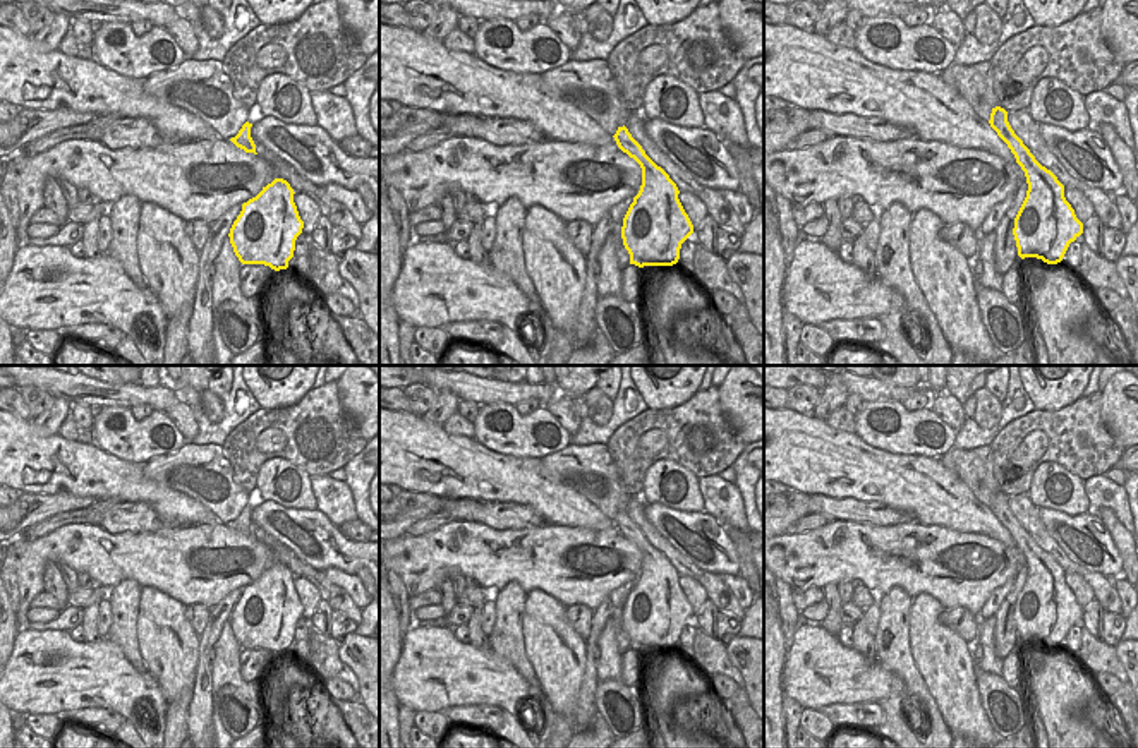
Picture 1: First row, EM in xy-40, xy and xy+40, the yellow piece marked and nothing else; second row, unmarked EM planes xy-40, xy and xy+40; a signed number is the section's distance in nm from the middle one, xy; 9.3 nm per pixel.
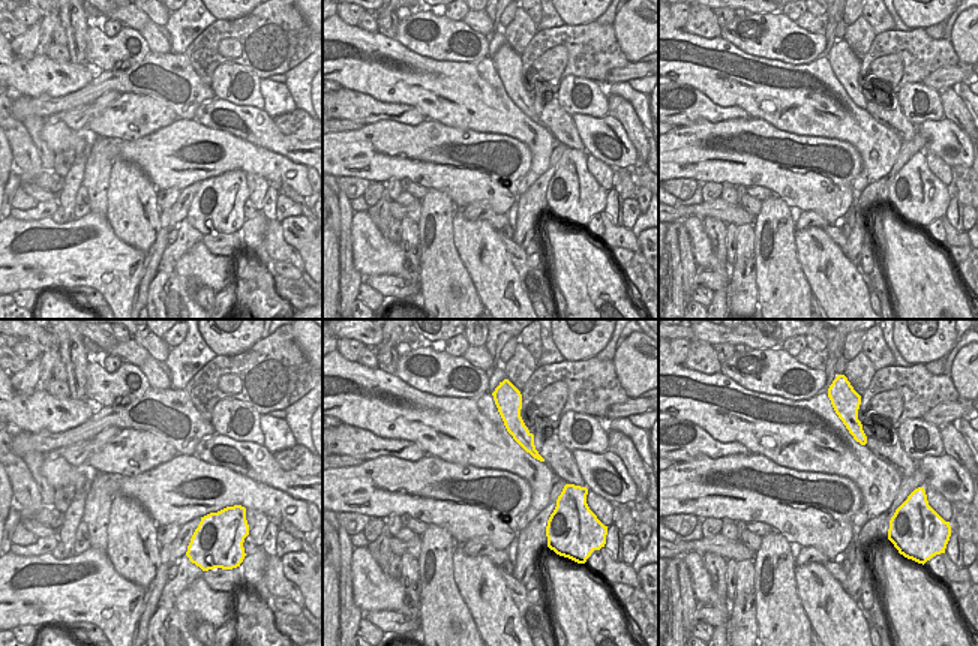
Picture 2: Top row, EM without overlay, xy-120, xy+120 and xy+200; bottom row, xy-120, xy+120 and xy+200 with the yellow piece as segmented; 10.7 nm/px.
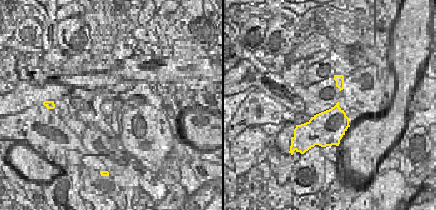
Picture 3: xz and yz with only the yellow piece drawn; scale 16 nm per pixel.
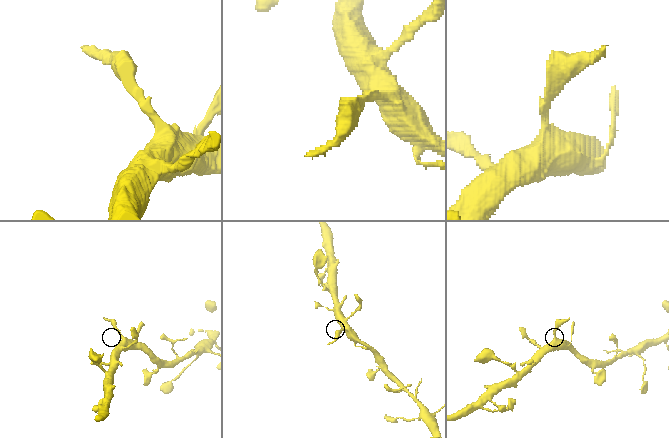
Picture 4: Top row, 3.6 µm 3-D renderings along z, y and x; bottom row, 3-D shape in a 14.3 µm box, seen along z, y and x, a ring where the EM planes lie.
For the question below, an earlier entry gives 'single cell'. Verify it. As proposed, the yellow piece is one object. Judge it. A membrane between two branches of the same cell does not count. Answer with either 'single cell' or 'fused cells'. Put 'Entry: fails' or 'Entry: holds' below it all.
fused cells
Entry: fails

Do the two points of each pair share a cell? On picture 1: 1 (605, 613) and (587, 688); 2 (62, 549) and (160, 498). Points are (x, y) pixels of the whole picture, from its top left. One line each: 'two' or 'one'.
1: one
2: two

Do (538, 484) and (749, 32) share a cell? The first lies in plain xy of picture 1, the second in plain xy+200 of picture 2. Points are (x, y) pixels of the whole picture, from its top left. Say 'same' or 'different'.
different

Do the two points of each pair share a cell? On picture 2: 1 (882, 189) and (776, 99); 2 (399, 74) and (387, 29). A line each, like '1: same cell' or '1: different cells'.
1: different cells
2: different cells

